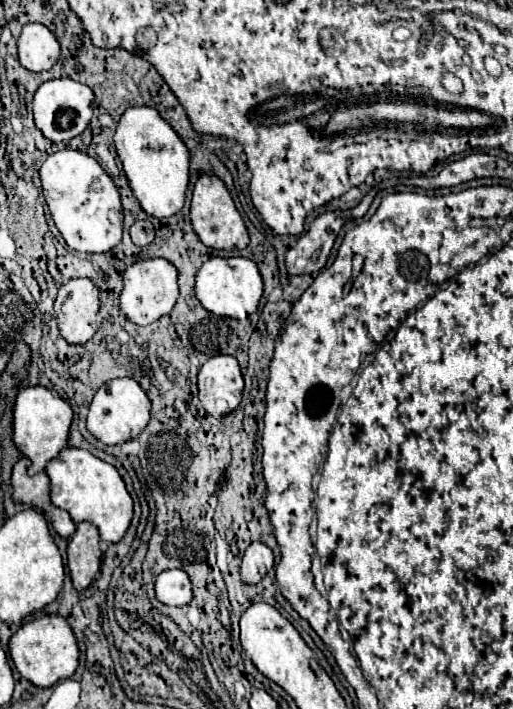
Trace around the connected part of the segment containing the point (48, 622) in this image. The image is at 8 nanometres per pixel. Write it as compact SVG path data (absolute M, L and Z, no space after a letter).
M43 615L33 621L23 623L17 633L9 639L9 655L15 663L15 669L35 687L51 687L61 679L67 679L75 673L79 663L79 647L73 637L69 623L61 615Z

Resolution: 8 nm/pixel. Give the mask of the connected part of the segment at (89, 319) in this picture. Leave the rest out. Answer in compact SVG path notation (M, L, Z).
M71 279L53 303L61 337L69 345L87 343L99 327L99 289L91 279Z

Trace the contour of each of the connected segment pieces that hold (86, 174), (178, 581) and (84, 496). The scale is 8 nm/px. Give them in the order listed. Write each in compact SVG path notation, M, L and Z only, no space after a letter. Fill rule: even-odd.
M63 149L45 159L39 169L39 177L55 227L69 249L77 253L107 253L121 241L123 209L119 191L97 159L81 151Z
M167 569L155 579L155 597L163 605L187 605L193 599L191 581L181 569Z
M65 447L53 461L47 463L45 473L51 483L51 503L55 507L65 509L75 523L89 521L97 525L99 537L105 543L117 543L123 539L133 517L133 501L113 465L97 459L85 449Z

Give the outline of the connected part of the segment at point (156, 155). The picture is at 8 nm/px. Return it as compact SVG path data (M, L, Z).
M129 107L115 129L115 149L141 209L157 219L183 209L189 183L189 151L179 135L153 107Z

